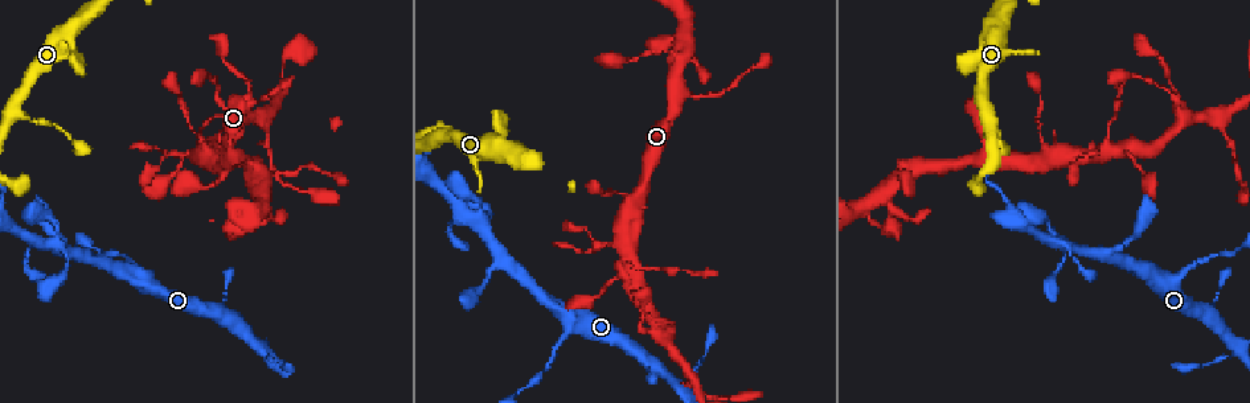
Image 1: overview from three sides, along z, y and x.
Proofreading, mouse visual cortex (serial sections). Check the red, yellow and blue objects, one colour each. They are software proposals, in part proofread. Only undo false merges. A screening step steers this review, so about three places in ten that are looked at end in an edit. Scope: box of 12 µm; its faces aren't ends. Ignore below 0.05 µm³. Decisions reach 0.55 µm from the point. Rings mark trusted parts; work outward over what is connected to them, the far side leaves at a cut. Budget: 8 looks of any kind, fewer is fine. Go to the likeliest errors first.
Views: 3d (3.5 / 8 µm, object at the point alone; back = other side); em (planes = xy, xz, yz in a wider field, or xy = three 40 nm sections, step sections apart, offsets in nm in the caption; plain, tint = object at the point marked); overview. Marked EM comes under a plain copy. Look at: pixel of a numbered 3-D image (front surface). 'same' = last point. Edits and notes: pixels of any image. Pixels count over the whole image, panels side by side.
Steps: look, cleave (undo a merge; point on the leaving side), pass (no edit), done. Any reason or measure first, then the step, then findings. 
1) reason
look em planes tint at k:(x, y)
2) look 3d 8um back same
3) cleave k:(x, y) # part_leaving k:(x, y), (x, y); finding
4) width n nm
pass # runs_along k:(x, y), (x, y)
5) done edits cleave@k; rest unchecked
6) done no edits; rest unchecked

small branch off a trunk
look 3d 3.5um at 1:(438, 138)

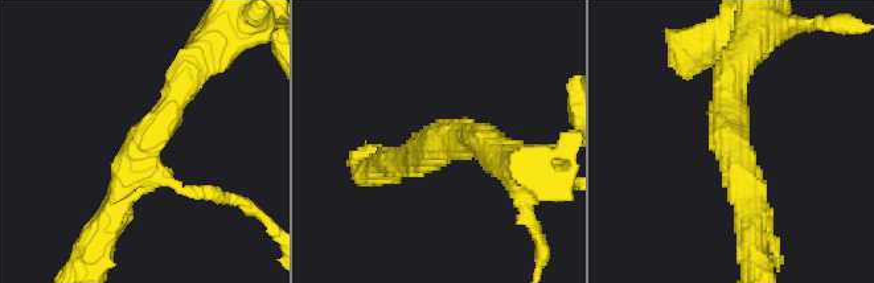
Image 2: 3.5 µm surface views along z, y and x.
look em planes tint at 2:(735, 157)

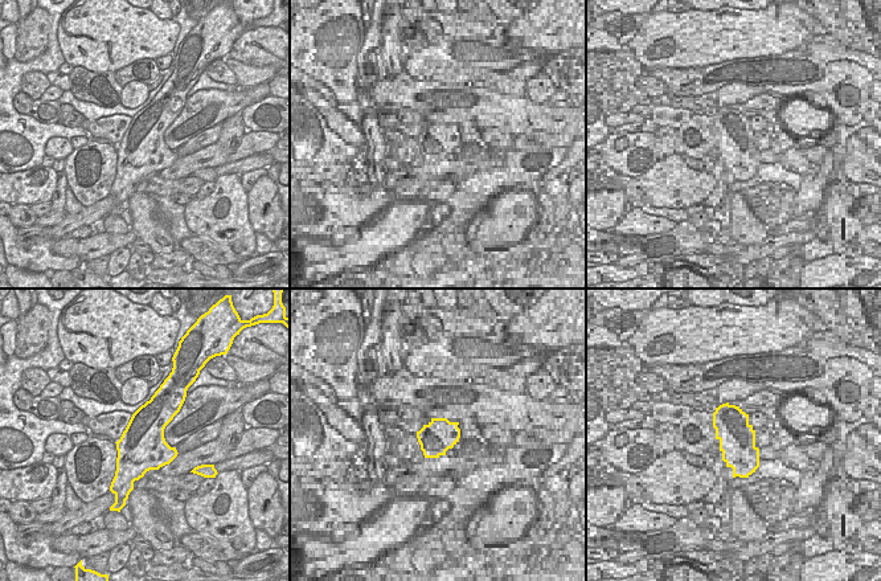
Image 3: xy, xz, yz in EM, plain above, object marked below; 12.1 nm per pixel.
arms 3; arm_widths 150, 350, 350 nm
pass # runs_along 2:(183, 82), (134, 159), (102, 232); all the same cell

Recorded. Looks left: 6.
look 3d 3.5um back at 1:(1049, 151)

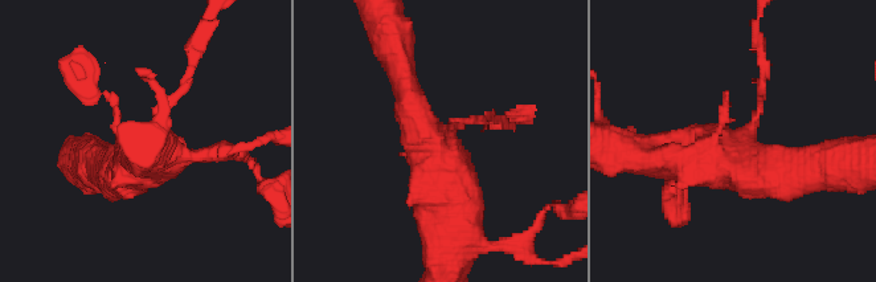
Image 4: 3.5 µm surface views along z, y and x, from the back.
need the tissue
look em xy step 5 tint at 4:(739, 143)

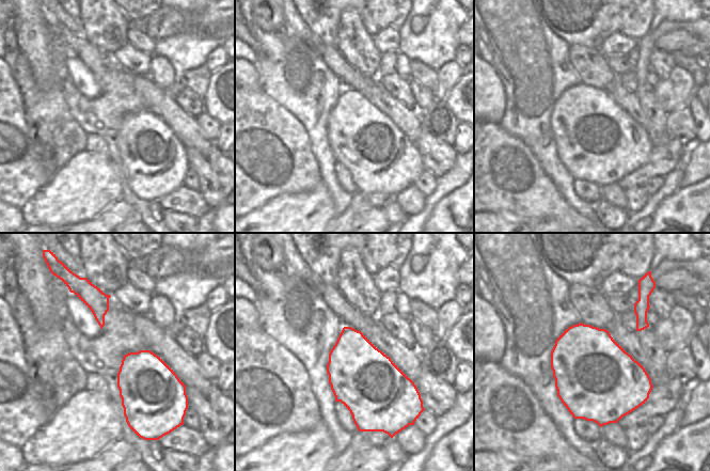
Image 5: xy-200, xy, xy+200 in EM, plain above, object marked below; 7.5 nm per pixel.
pass # runs_along 4:(402, 73), (455, 229); all the same cell

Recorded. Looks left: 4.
sharp bend
look 3d 8um at 1:(200, 129)

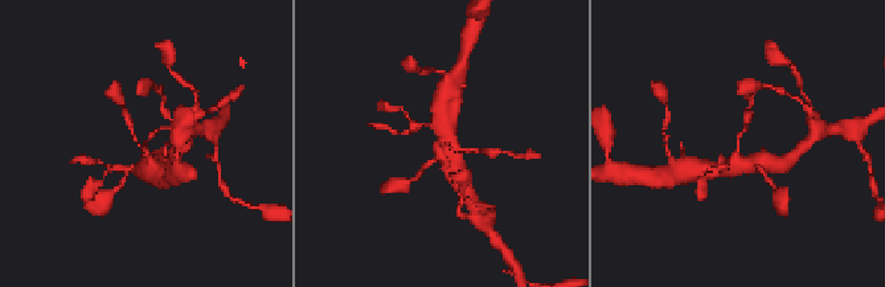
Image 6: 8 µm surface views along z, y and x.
look 3d 3.5um at 6:(148, 141)

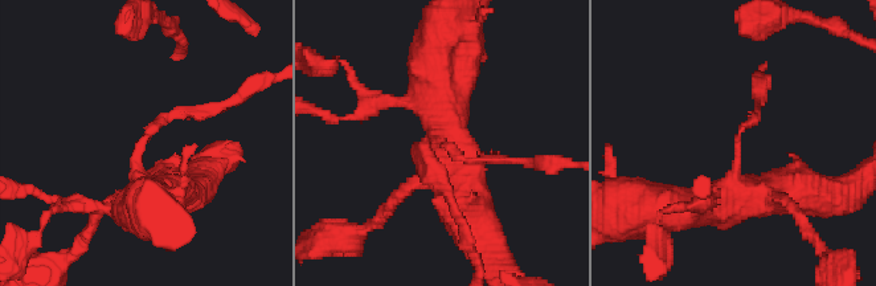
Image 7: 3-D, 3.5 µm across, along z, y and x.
look em xy step 1 tint at 7:(737, 139)

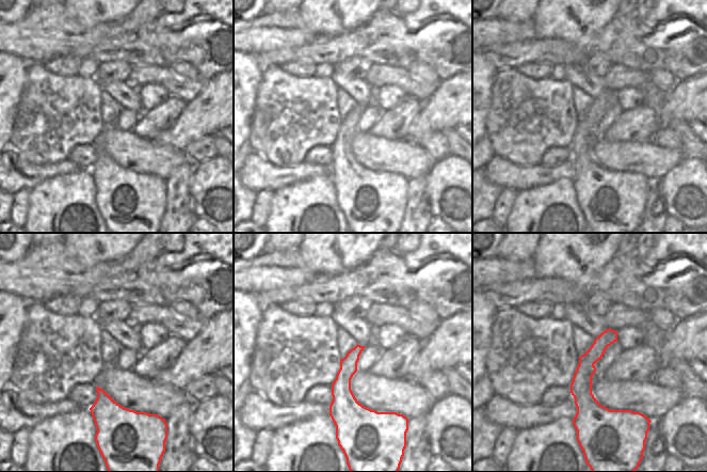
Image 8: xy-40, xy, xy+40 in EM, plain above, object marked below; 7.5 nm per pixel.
arm_widths 100, 500 nm
pass # runs_along 8:(609, 331), (587, 361), (585, 423); all the same cell

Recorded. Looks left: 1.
done no edits; rest unchecked

